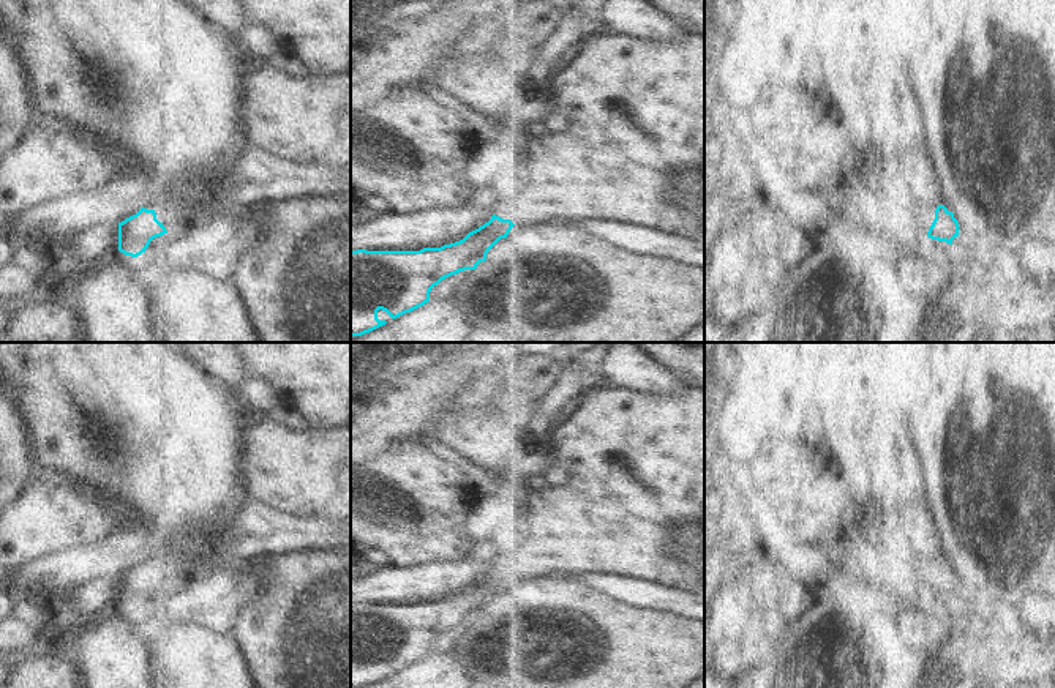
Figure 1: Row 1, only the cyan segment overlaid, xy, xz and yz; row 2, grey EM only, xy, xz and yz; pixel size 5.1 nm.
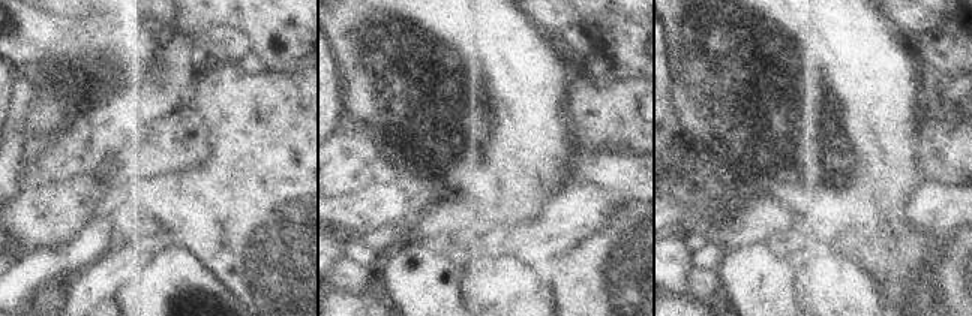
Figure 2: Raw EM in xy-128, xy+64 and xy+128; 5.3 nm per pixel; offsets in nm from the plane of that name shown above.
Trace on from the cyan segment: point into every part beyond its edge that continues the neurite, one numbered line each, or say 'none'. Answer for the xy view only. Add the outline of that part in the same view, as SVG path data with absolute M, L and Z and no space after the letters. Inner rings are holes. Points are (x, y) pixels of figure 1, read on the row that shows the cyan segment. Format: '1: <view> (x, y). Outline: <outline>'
1: xy (177, 213). Outline: M191 197L148 200L144 208L156 213L156 219L166 227L167 234L188 230L197 224L196 219L205 211L208 211L213 219L224 218L227 215L224 207L216 210L212 200L194 200Z

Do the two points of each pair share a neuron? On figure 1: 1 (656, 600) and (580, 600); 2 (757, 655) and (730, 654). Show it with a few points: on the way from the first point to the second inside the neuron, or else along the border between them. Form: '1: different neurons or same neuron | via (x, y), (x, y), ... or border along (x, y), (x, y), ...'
1: different neurons | border along (586, 584), (635, 606), (653, 606), (656, 609)
2: different neurons | border along (741, 643), (750, 663)

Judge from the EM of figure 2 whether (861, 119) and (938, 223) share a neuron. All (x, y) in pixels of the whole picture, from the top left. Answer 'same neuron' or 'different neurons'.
different neurons

